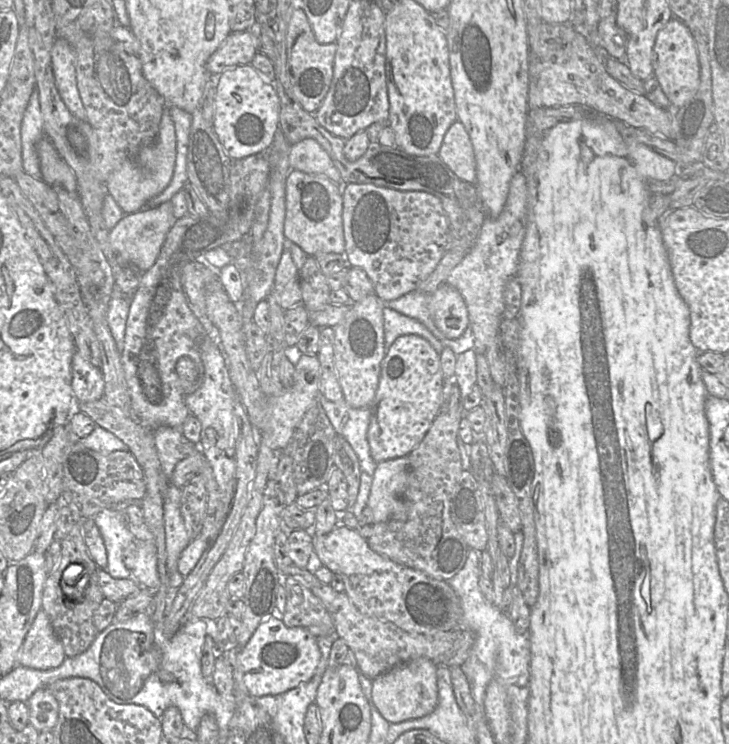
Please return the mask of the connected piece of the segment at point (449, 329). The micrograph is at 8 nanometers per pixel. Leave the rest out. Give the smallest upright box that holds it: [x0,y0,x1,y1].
[428,283,470,339]

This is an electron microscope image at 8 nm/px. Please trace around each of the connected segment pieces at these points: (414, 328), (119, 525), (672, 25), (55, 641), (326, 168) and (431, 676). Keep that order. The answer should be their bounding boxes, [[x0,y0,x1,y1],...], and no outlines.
[[383,307,445,354],[93,509,134,579],[652,17,700,109],[18,610,65,670],[289,138,346,188],[372,659,437,724]]

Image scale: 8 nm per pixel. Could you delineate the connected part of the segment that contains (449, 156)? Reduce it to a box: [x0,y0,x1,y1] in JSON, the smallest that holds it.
[438,121,476,183]

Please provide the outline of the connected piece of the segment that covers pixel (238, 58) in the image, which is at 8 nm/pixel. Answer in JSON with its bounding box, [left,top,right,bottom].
[206,31,258,75]

